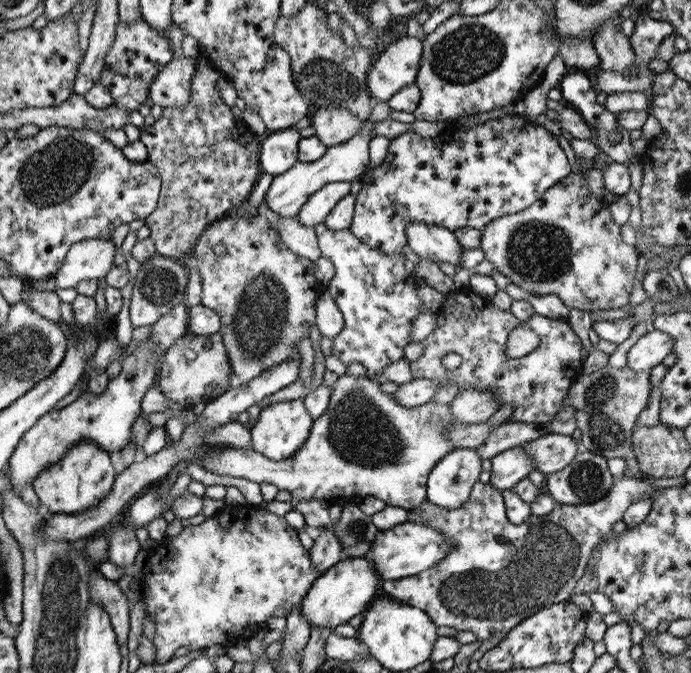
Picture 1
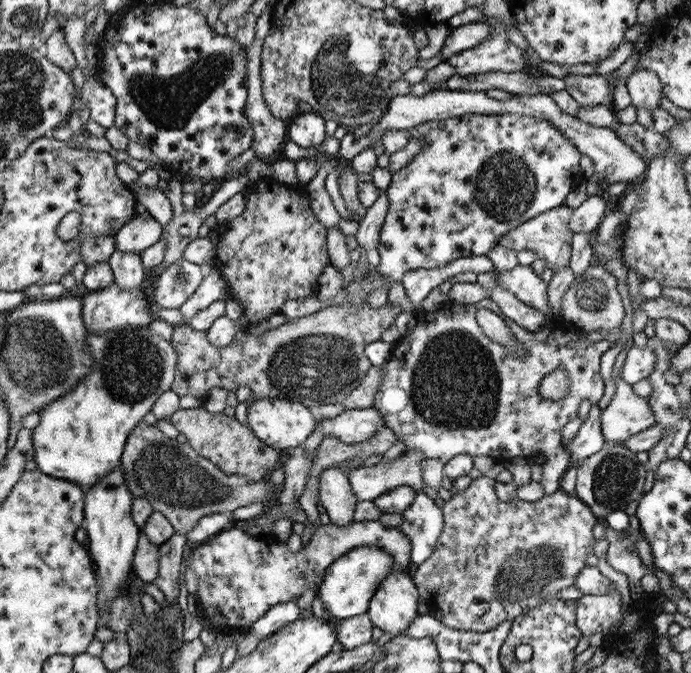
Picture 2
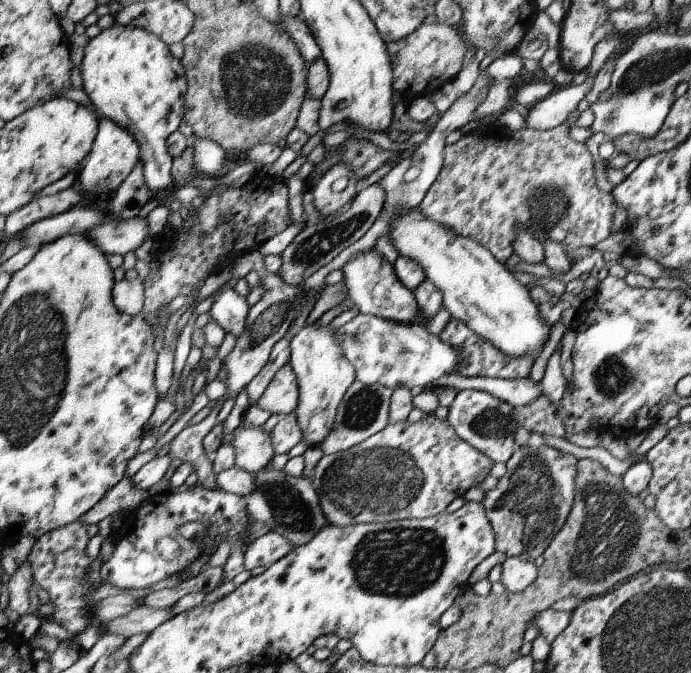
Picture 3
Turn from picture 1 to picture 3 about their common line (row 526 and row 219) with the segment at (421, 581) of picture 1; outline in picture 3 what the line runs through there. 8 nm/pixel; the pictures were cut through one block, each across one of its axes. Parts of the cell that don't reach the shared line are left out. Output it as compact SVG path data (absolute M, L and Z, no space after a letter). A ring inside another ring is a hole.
M495 122L467 132L457 142L445 144L439 176L429 186L417 208L421 208L421 214L431 222L451 228L453 236L473 238L473 242L485 246L485 250L491 250L501 264L505 264L505 260L515 252L513 242L517 236L517 226L527 230L541 244L559 242L565 248L593 248L597 242L609 238L615 202L611 194L597 190L593 162L585 144L573 142L567 138L567 132L567 122L545 132L533 128L509 130Z

